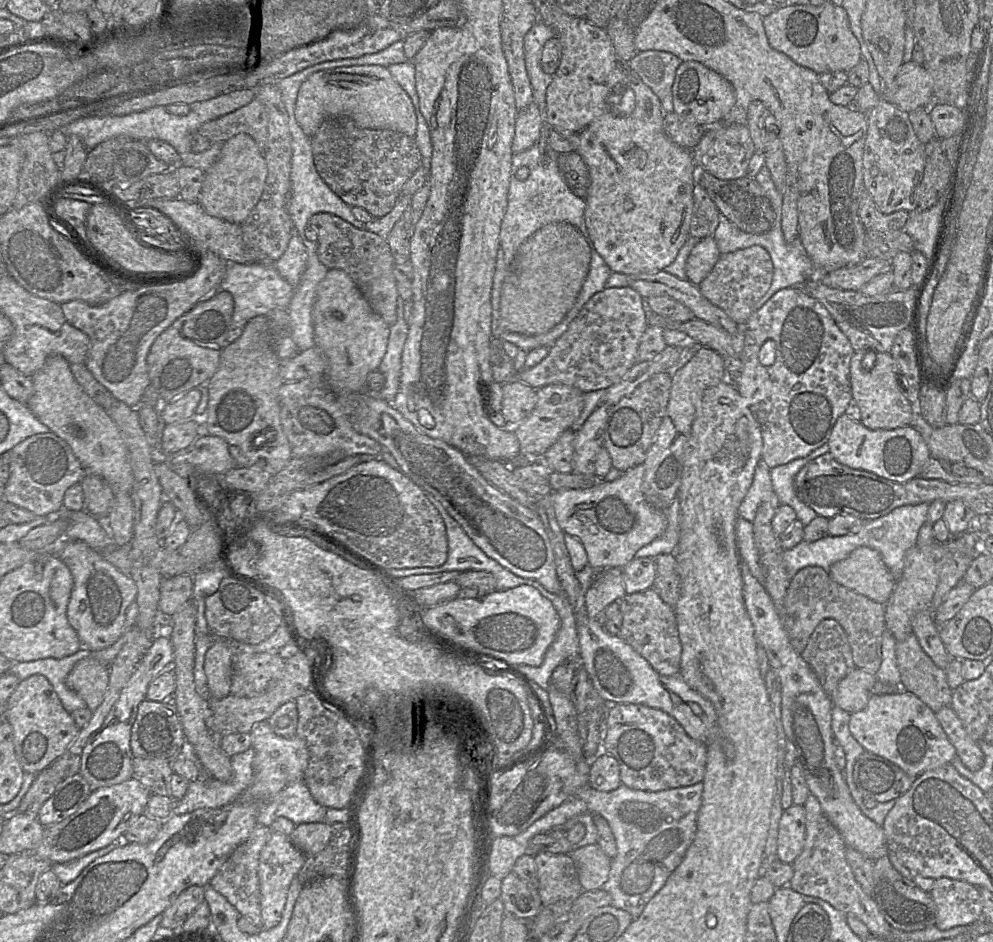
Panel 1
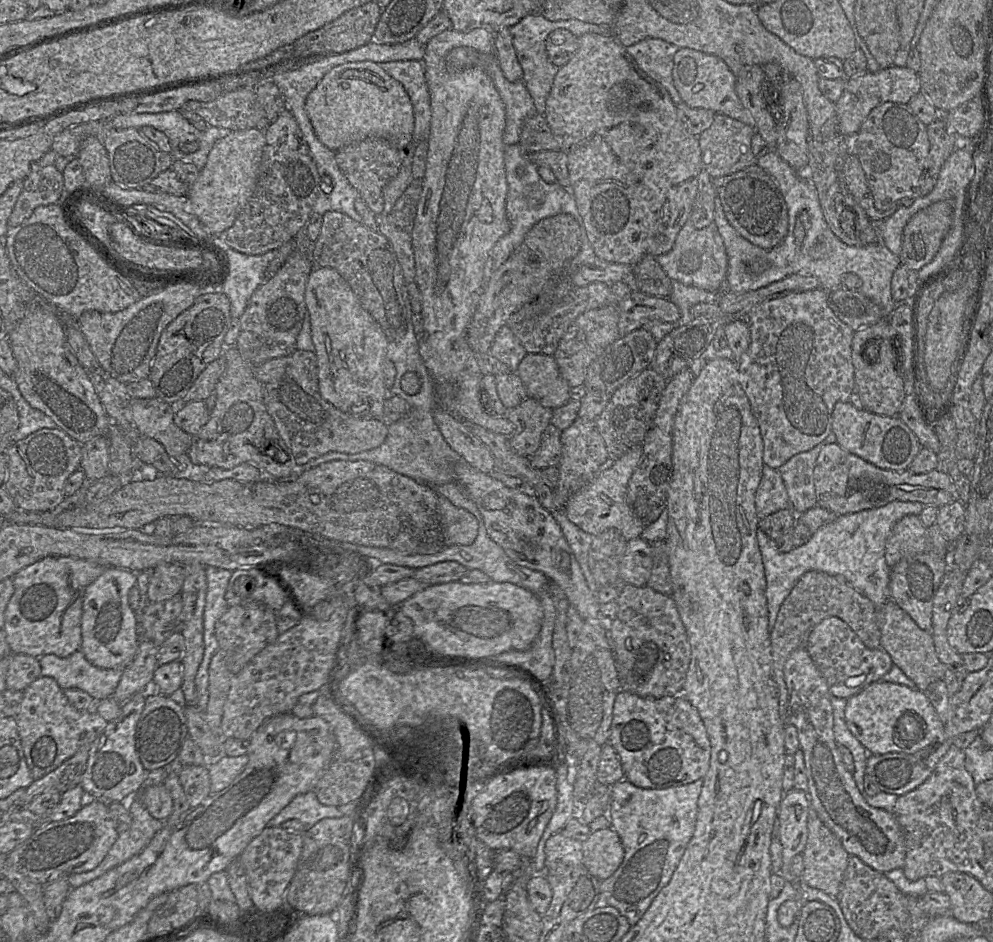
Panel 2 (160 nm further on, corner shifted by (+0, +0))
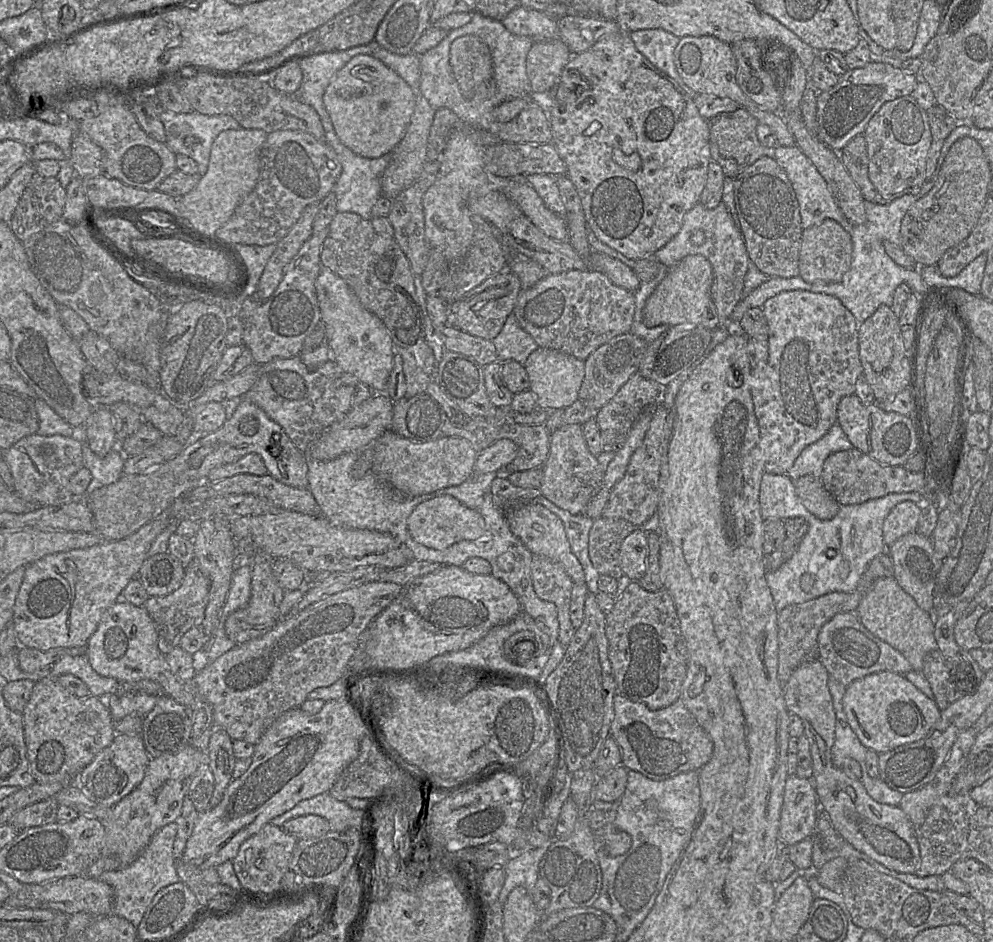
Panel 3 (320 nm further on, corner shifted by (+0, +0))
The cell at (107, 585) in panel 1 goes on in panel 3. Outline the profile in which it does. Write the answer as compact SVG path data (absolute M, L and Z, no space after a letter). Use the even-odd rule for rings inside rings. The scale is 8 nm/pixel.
M120 599L109 607L88 640L87 657L93 669L102 676L114 678L118 682L154 680L162 686L165 694L178 703L194 711L199 707L199 701L188 685L180 681L169 669L165 655L158 648L155 624L143 606L135 606Z

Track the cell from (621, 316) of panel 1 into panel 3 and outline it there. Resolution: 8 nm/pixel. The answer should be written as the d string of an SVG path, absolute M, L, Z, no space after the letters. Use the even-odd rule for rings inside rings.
M449 324L434 327L434 330L445 351L470 356L482 366L498 361L496 347L490 340L470 335Z

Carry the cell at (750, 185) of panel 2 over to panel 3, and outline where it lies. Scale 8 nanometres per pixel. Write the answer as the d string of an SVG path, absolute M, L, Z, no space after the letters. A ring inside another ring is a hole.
M773 157L759 158L734 178L734 202L750 261L769 277L798 276L803 231L799 203L786 172Z

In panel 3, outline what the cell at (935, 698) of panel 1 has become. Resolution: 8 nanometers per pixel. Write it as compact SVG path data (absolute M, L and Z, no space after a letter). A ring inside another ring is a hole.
M893 576L878 579L865 592L856 614L868 631L899 651L908 660L912 671L922 672L926 654L938 648L934 637L933 613L922 610Z

